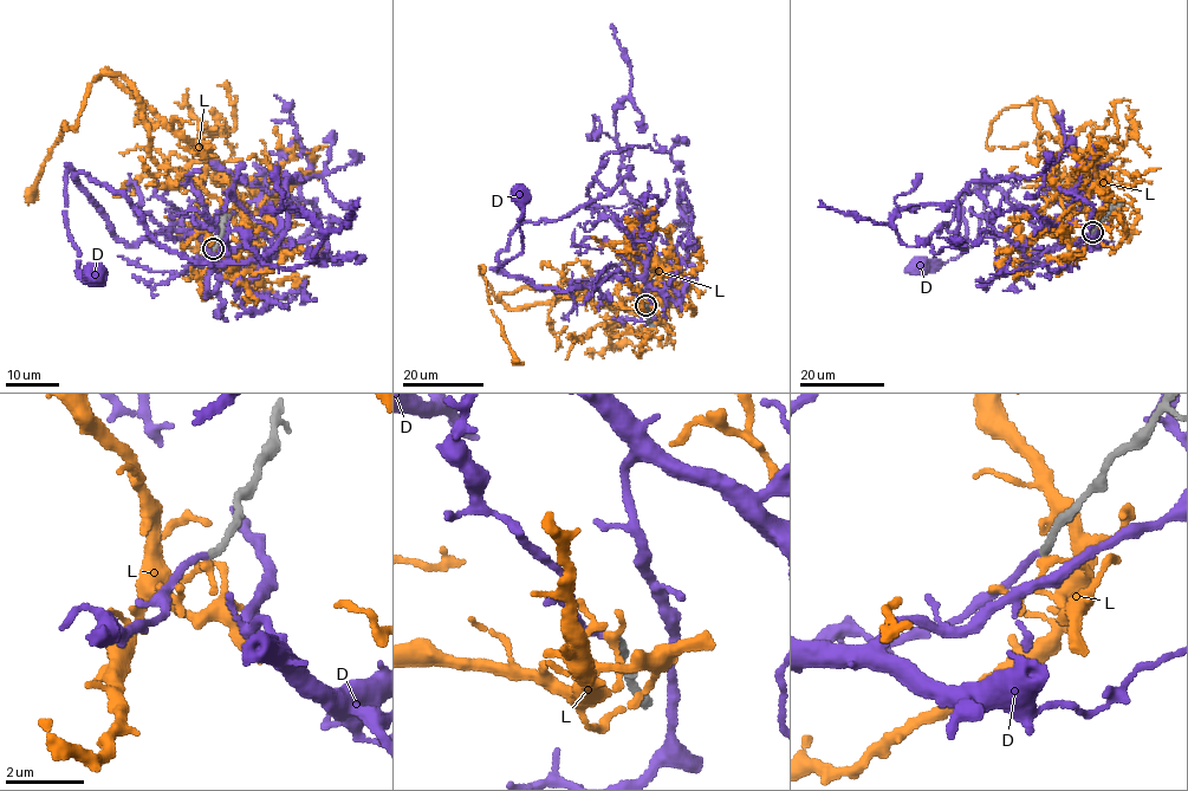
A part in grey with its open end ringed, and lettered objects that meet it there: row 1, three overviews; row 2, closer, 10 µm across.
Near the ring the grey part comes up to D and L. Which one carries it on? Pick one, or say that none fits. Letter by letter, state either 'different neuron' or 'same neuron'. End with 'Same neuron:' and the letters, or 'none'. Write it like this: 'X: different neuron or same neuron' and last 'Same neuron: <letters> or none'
D: same neuron
L: different neuron
Same neuron: D

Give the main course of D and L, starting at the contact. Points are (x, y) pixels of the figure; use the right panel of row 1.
D: (1092, 232), (1063, 244), (1049, 222), (1037, 235), (1025, 209), (988, 179), (978, 238), (955, 257), (921, 267)
L: (1092, 233), (1086, 159), (1064, 147), (1049, 103), (1000, 110), (987, 147), (1039, 143), (1089, 200)

